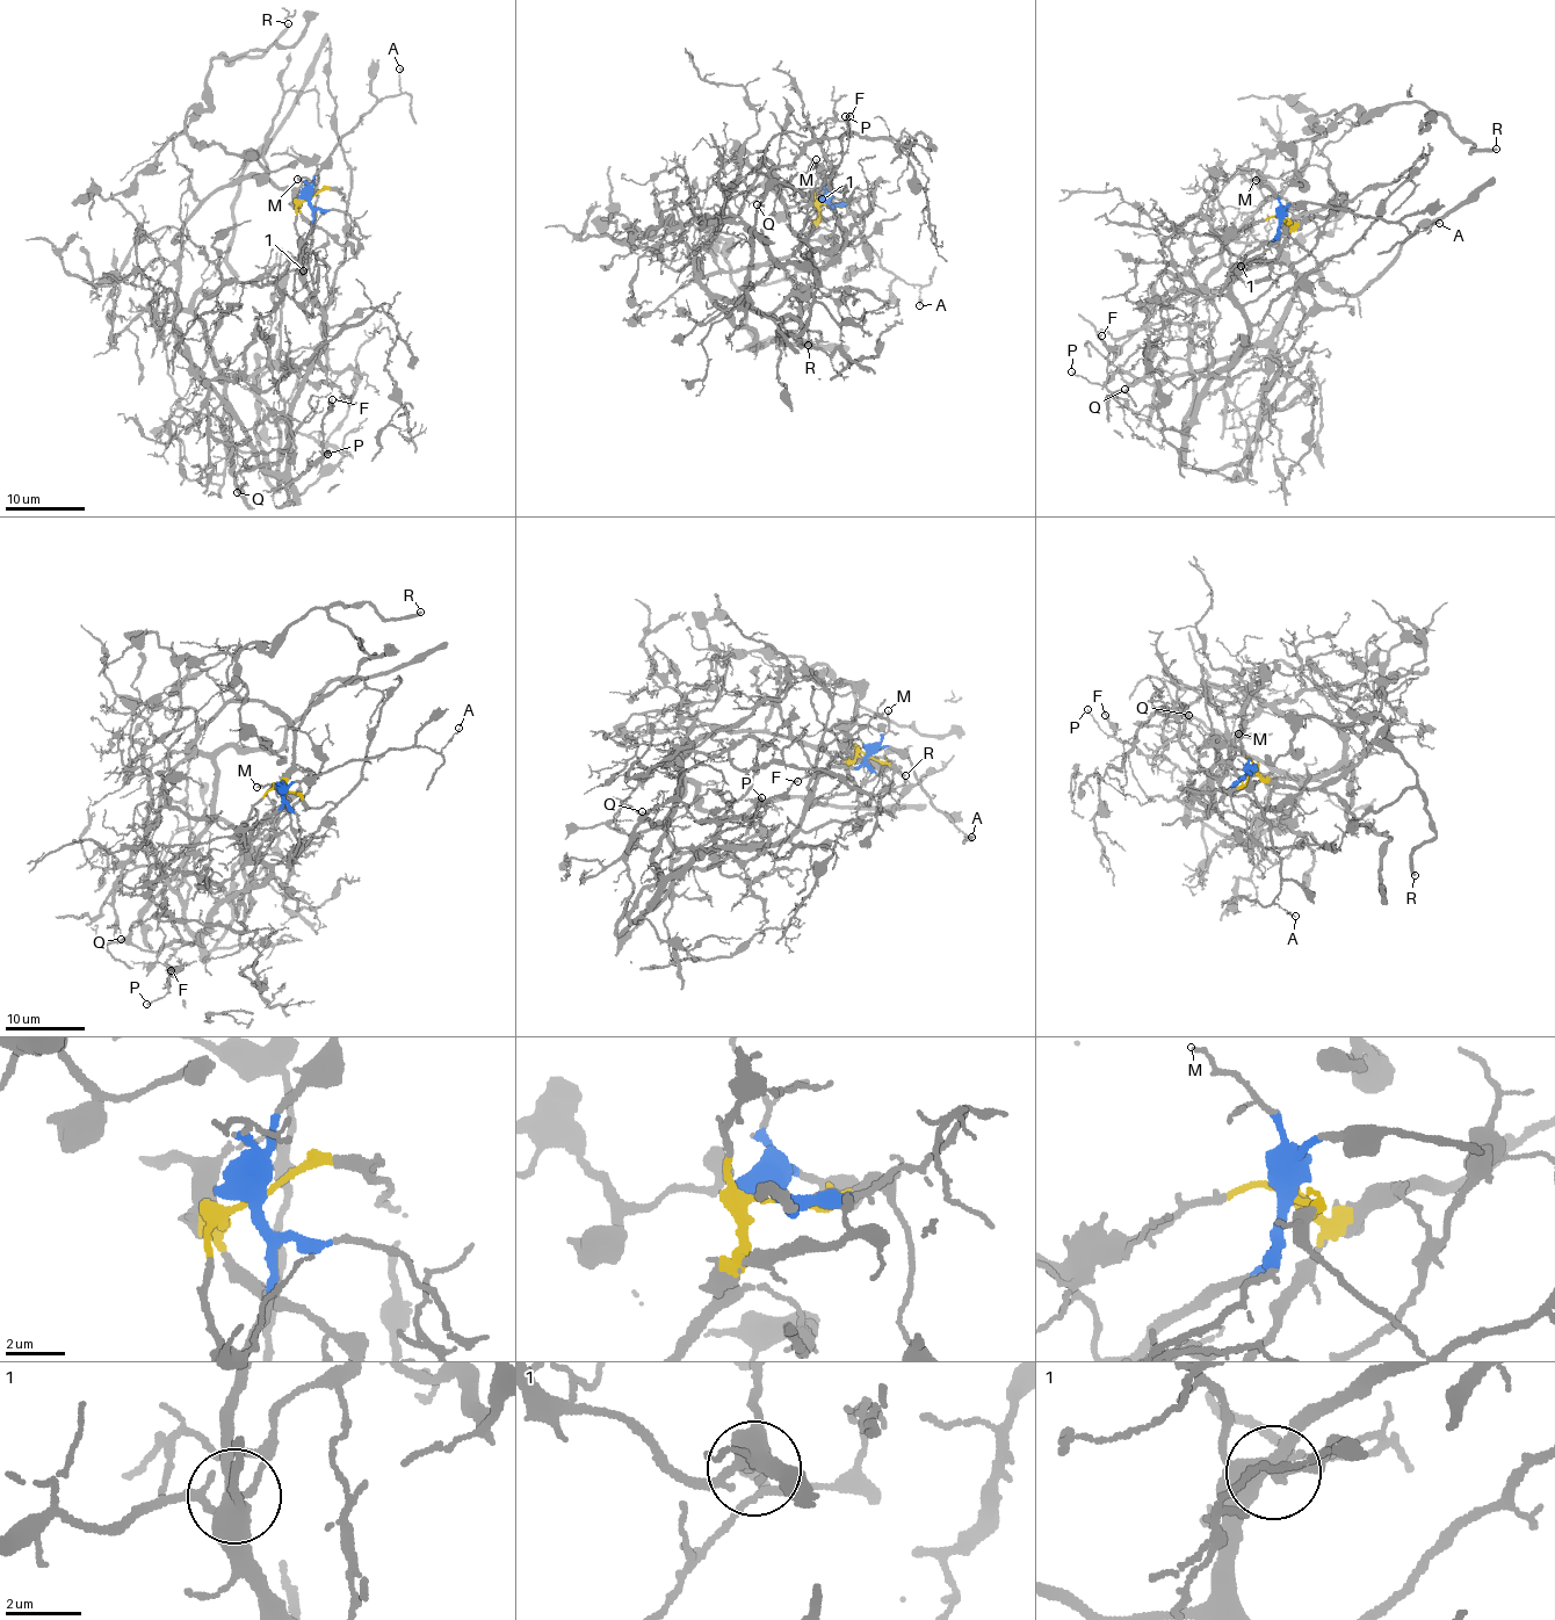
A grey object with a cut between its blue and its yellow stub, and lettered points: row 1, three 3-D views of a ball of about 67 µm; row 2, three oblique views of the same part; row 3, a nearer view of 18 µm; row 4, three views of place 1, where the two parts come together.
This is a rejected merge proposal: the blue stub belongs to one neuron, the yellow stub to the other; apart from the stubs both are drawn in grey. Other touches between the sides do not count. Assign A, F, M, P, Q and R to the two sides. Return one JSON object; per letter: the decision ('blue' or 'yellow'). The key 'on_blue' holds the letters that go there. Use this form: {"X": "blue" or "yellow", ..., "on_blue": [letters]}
{"A": "blue", "F": "blue", "M": "blue", "P": "blue", "Q": "yellow", "R": "yellow", "on_blue": ["A", "F", "M", "P"]}

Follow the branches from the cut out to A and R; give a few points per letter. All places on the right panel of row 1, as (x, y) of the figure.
A: (1284, 219), (1284, 208), (1308, 202), (1378, 217), (1400, 224), (1412, 232), (1440, 223)
R: (1284, 219), (1303, 224), (1339, 205), (1323, 151), (1359, 114), (1424, 102), (1470, 152), (1497, 149)

